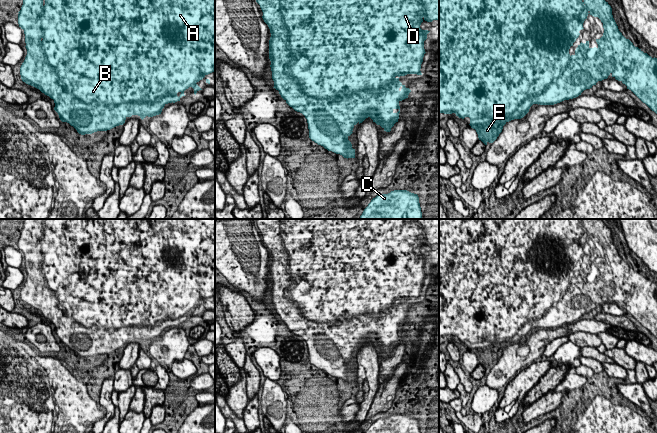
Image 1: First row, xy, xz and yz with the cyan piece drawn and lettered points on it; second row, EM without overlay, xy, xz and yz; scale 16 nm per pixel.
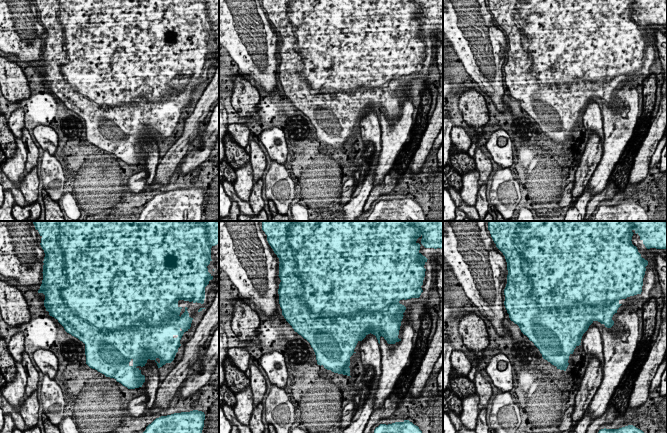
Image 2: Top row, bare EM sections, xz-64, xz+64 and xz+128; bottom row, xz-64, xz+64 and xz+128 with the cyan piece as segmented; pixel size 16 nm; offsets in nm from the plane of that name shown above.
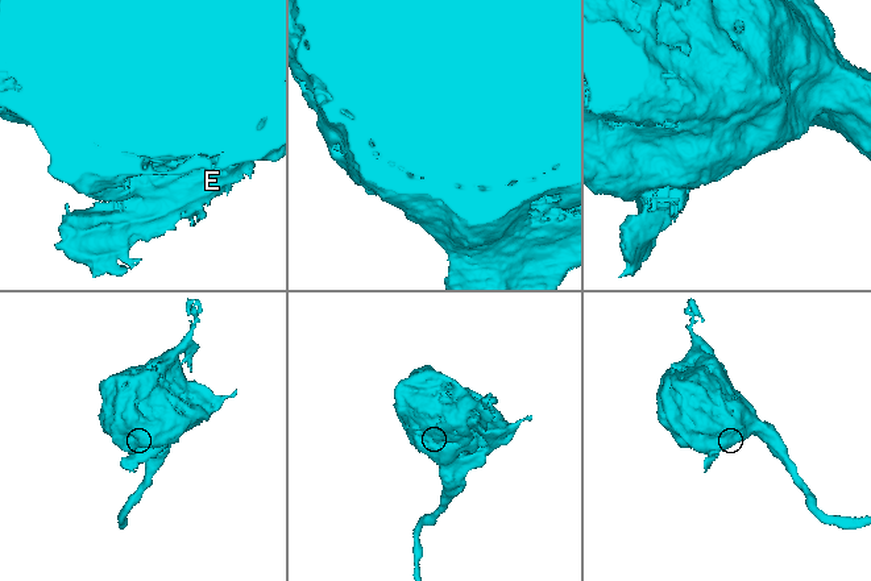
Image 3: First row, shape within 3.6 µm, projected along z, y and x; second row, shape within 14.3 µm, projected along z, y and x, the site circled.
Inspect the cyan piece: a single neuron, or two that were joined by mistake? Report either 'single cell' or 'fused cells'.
single cell

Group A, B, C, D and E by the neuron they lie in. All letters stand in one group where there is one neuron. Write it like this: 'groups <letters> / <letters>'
groups A B C D E

